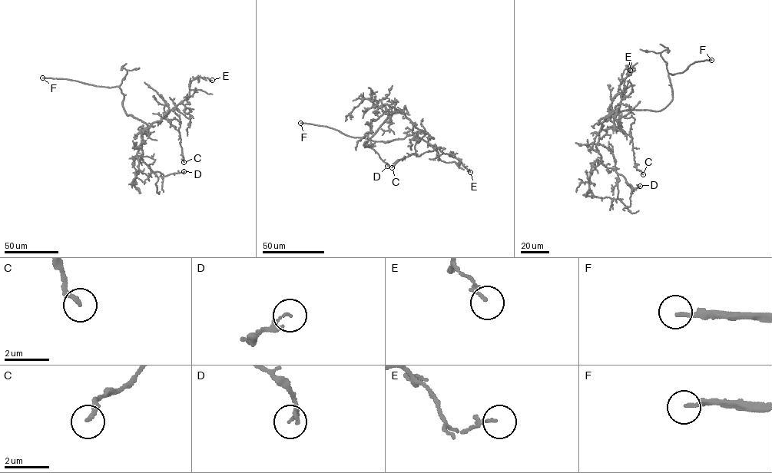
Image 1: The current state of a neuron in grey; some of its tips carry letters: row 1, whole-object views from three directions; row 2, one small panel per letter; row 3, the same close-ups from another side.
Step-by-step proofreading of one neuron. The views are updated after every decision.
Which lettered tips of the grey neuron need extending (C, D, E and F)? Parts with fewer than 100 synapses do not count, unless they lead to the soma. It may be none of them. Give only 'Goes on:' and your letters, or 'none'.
Goes on: F

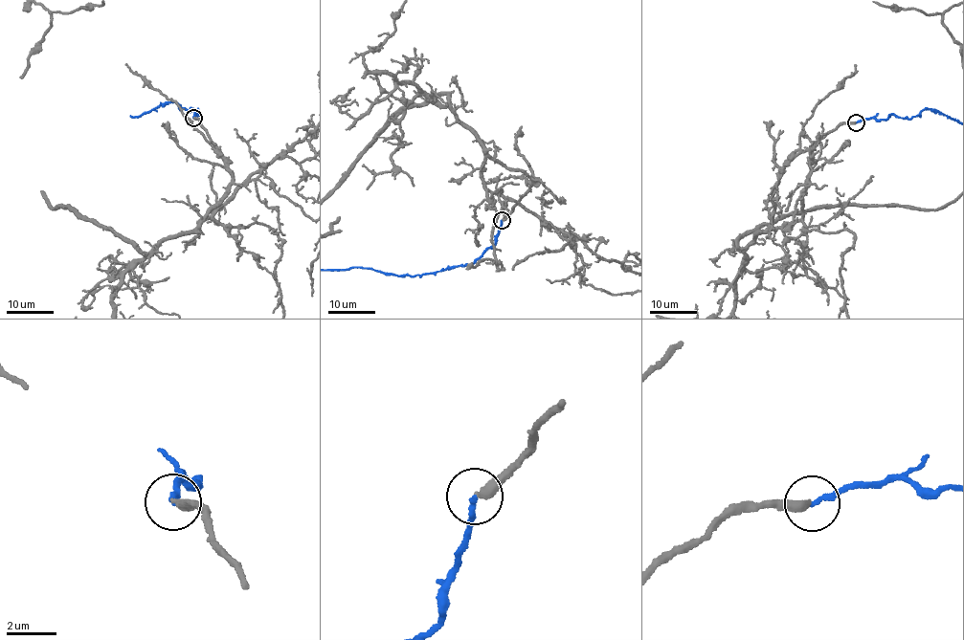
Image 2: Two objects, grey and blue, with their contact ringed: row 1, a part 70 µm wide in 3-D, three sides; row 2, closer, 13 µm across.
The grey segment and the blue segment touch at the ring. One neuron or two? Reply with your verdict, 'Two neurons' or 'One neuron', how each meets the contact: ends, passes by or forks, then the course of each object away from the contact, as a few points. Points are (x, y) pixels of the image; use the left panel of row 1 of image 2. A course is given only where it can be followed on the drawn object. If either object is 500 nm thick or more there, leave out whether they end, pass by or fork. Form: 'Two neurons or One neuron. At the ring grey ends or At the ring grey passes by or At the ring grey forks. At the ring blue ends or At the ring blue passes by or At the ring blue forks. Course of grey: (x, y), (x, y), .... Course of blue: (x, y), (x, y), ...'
Two neurons. At the ring grey ends. At the ring blue ends

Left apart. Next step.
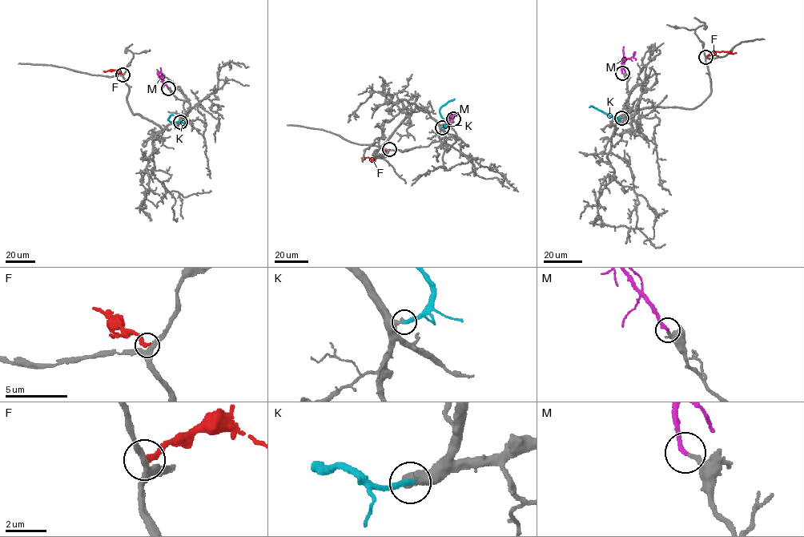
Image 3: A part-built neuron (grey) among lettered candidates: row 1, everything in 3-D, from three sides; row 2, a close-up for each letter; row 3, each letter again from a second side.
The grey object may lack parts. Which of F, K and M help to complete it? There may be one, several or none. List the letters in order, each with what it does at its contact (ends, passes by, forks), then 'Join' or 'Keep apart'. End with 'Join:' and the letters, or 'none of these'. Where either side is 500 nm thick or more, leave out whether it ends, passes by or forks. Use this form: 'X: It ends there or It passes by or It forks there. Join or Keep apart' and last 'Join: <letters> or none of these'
F: It ends there. Keep apart
K: It ends there. Join
M: It ends there. Join
Join: K, M

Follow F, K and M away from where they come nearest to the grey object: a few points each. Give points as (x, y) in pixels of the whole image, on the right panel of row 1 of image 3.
F: (705, 57), (717, 51), (736, 53)
K: (621, 119), (609, 116), (593, 106), (588, 107)
M: (622, 73), (625, 58), (634, 54)

